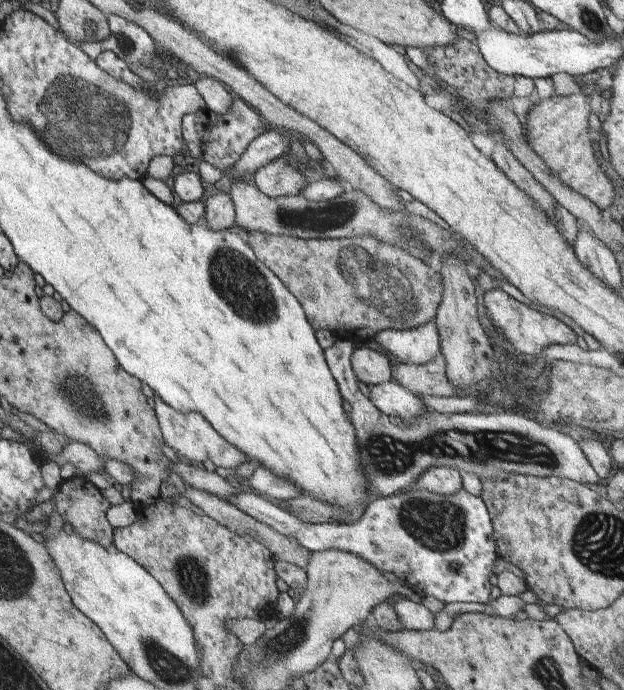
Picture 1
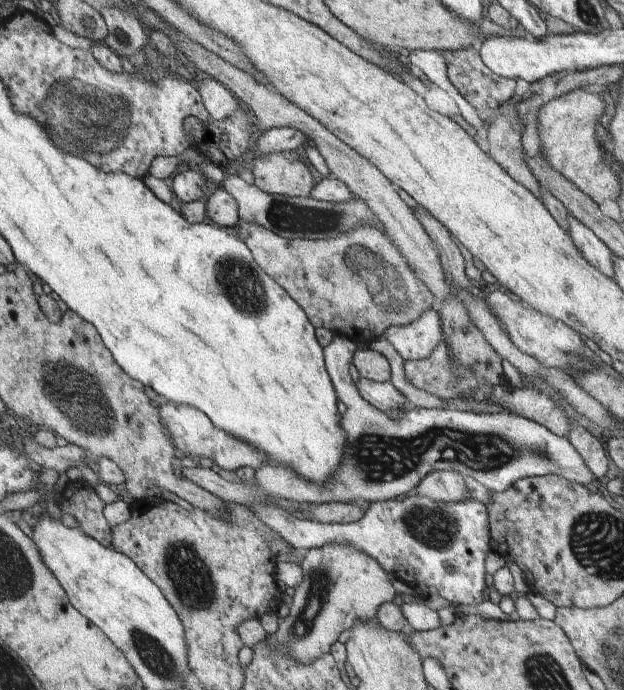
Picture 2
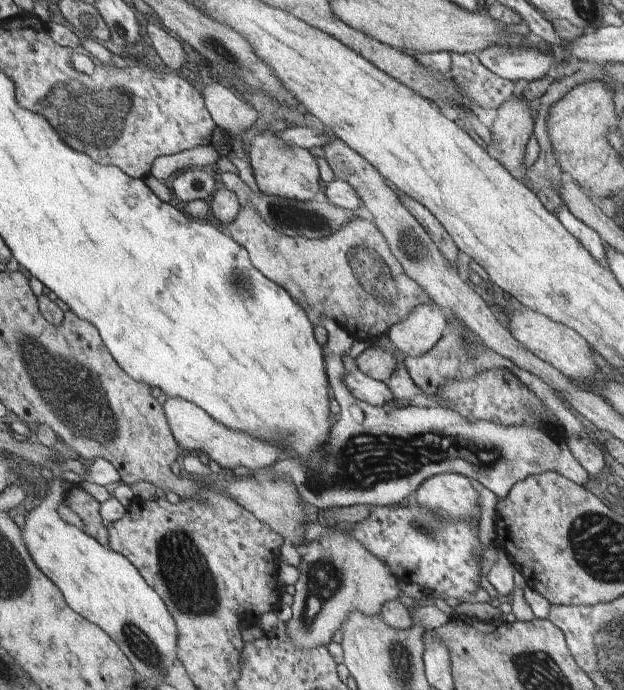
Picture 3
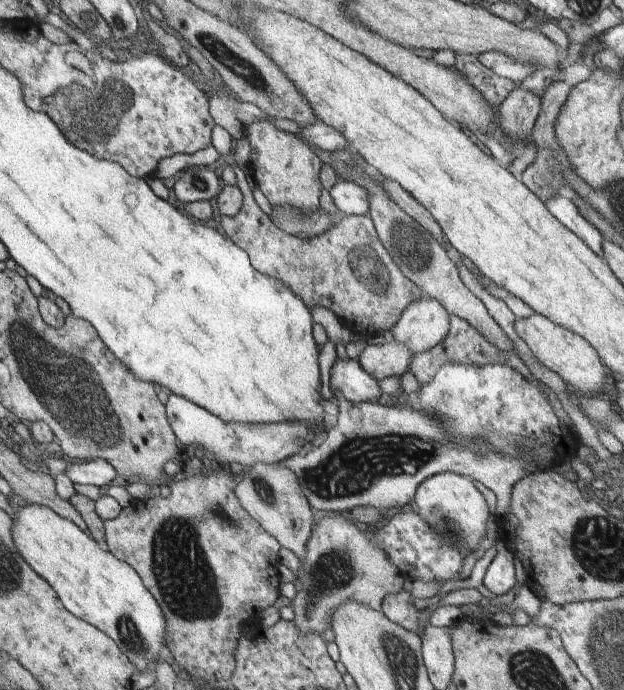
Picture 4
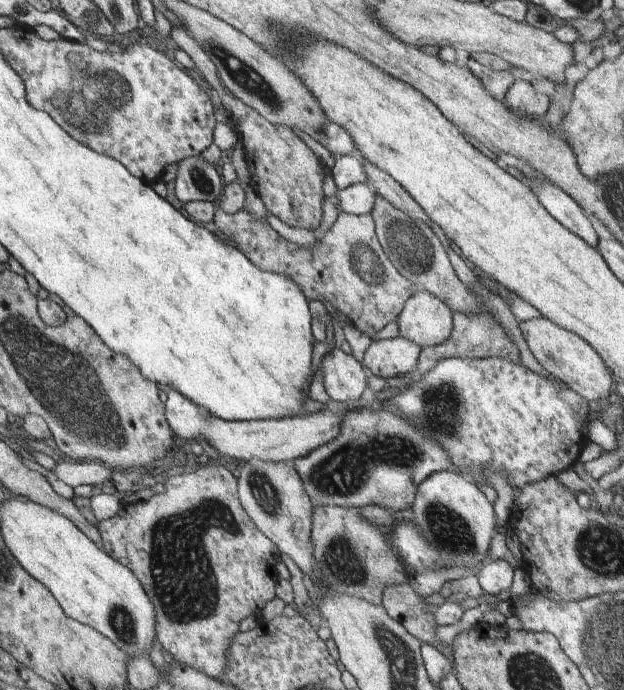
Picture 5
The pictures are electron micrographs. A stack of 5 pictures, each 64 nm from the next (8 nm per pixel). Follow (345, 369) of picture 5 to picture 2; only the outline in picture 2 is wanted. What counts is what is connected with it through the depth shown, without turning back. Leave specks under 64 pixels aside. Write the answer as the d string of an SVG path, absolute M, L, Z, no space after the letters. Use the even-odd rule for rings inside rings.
M361 377L356 383L356 388L364 396L364 400L368 400L368 404L382 409L383 412L408 408L408 401L400 394L400 390L393 386L391 381L375 382Z

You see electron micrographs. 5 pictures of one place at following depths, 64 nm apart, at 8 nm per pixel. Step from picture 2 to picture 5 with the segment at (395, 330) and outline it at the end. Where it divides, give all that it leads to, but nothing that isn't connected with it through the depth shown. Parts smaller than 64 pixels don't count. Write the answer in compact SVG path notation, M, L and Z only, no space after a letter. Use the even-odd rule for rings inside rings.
M417 284L414 291L415 294L406 300L396 321L399 336L411 340L422 350L443 343L451 335L454 330L454 313L443 300L425 288L421 288L420 284Z

